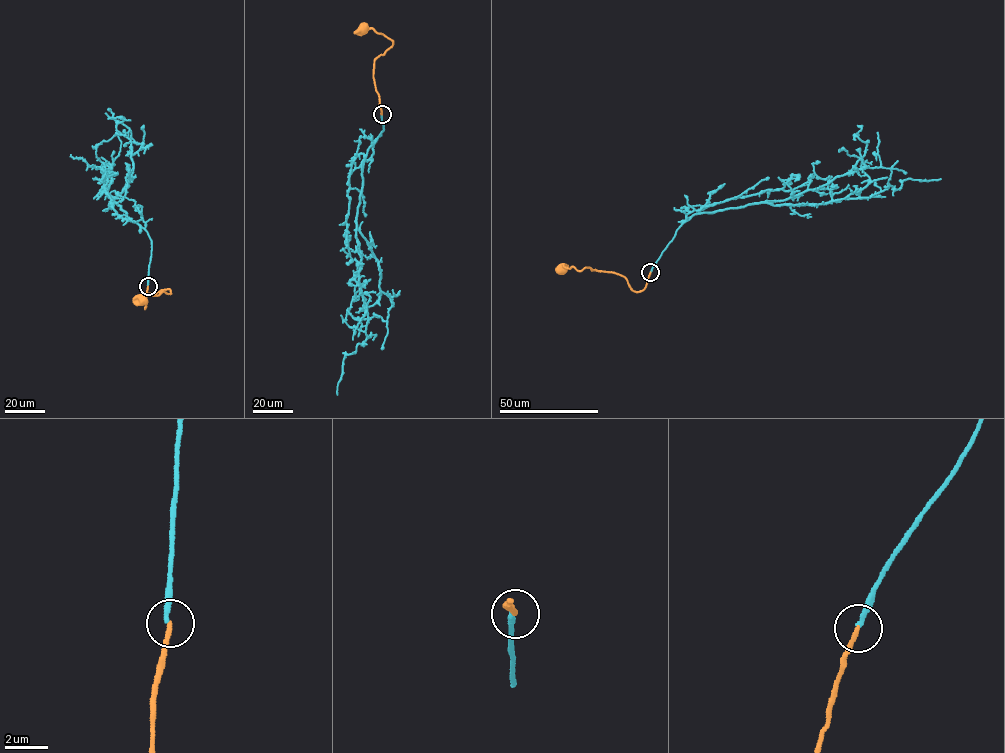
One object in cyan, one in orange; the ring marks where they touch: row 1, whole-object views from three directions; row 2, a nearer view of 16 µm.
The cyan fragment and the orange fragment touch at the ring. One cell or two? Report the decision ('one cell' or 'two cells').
two cells

